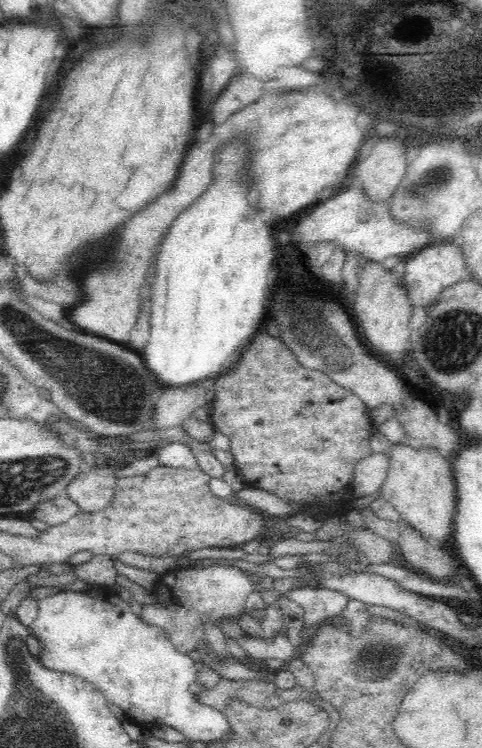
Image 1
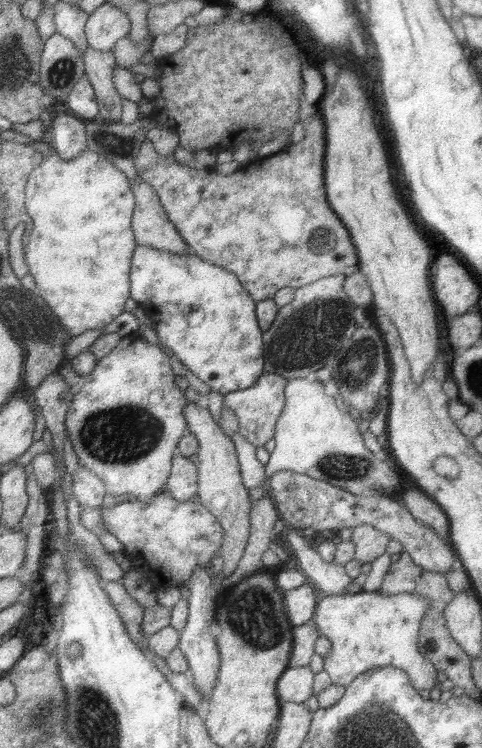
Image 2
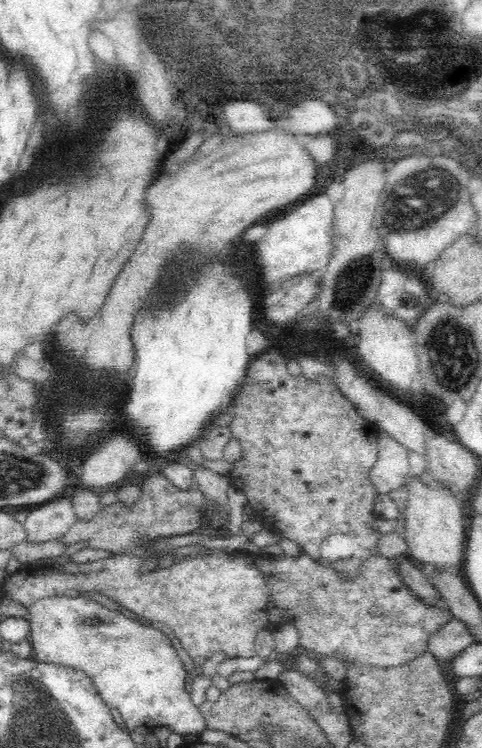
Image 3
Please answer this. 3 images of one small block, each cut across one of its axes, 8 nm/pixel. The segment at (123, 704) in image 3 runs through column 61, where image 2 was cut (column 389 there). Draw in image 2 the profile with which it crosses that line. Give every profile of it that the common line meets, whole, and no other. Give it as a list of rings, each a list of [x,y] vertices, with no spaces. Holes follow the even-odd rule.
[[[359,592],[321,598],[311,620],[315,622],[319,634],[331,642],[331,652],[323,658],[323,670],[331,676],[331,682],[347,688],[367,670],[393,666],[409,676],[411,686],[417,692],[437,688],[437,668],[419,652],[419,624],[427,606],[429,600],[417,594],[381,596],[379,592]]]

